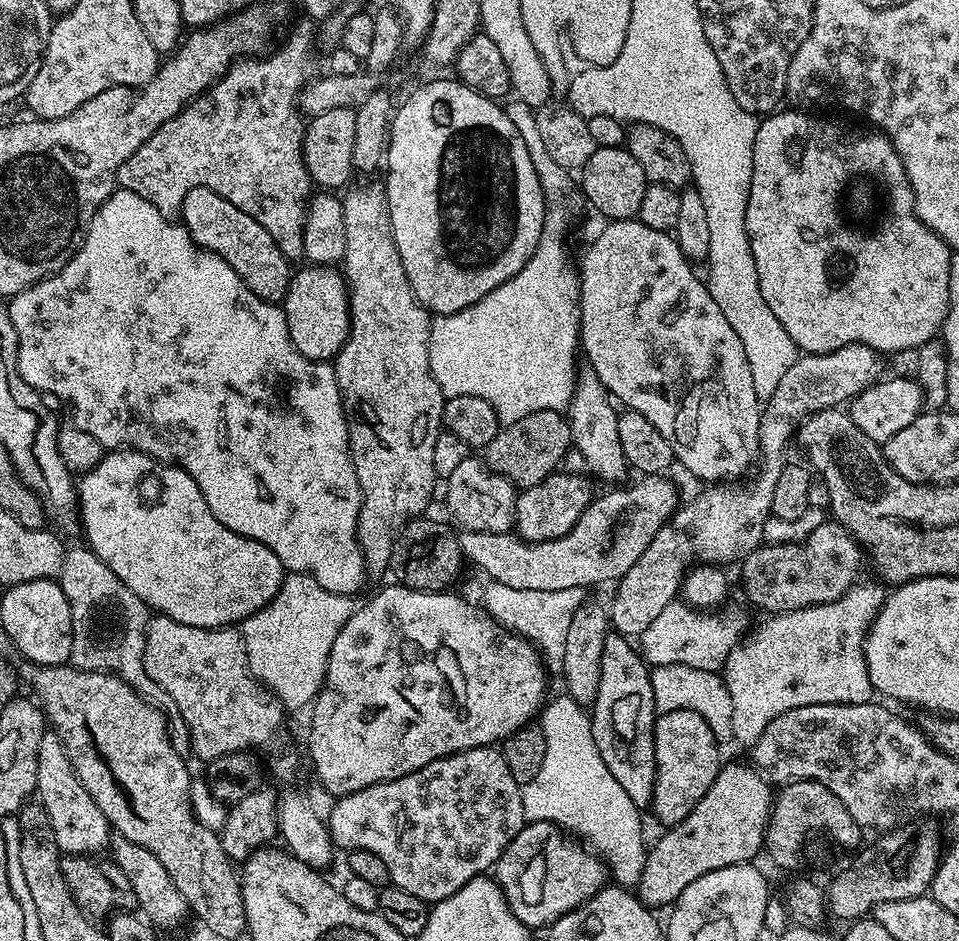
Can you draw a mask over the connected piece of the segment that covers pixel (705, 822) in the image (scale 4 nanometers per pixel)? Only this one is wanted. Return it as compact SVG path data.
M725 763L718 778L714 778L714 786L702 794L702 802L686 814L681 824L671 825L653 848L651 845L647 849L638 883L642 903L653 910L659 910L663 904L671 906L694 878L702 878L710 870L722 870L722 866L755 861L765 847L764 836L773 807L773 785L751 763Z

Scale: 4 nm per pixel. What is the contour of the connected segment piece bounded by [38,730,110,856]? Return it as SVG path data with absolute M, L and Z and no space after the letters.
M45 731L40 747L40 778L38 781L38 800L43 804L50 818L52 833L61 853L90 856L100 854L109 847L110 825L106 814L98 810L98 802L90 798L86 786L76 776L74 766L64 749L64 743L55 732Z

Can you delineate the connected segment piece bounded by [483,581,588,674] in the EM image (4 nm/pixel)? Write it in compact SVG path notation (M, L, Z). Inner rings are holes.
M489 581L484 590L485 611L501 627L529 639L537 647L545 669L556 674L563 671L562 659L566 648L566 635L578 606L587 601L585 589L570 587L565 590L516 590L496 581Z

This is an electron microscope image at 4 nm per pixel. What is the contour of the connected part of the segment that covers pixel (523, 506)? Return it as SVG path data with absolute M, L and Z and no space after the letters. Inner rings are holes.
M564 471L553 472L542 482L538 482L538 486L525 488L517 495L514 532L520 539L537 544L554 538L562 538L574 527L578 518L582 518L584 511L592 505L593 481L587 475L584 475L585 477L571 476L570 473Z

